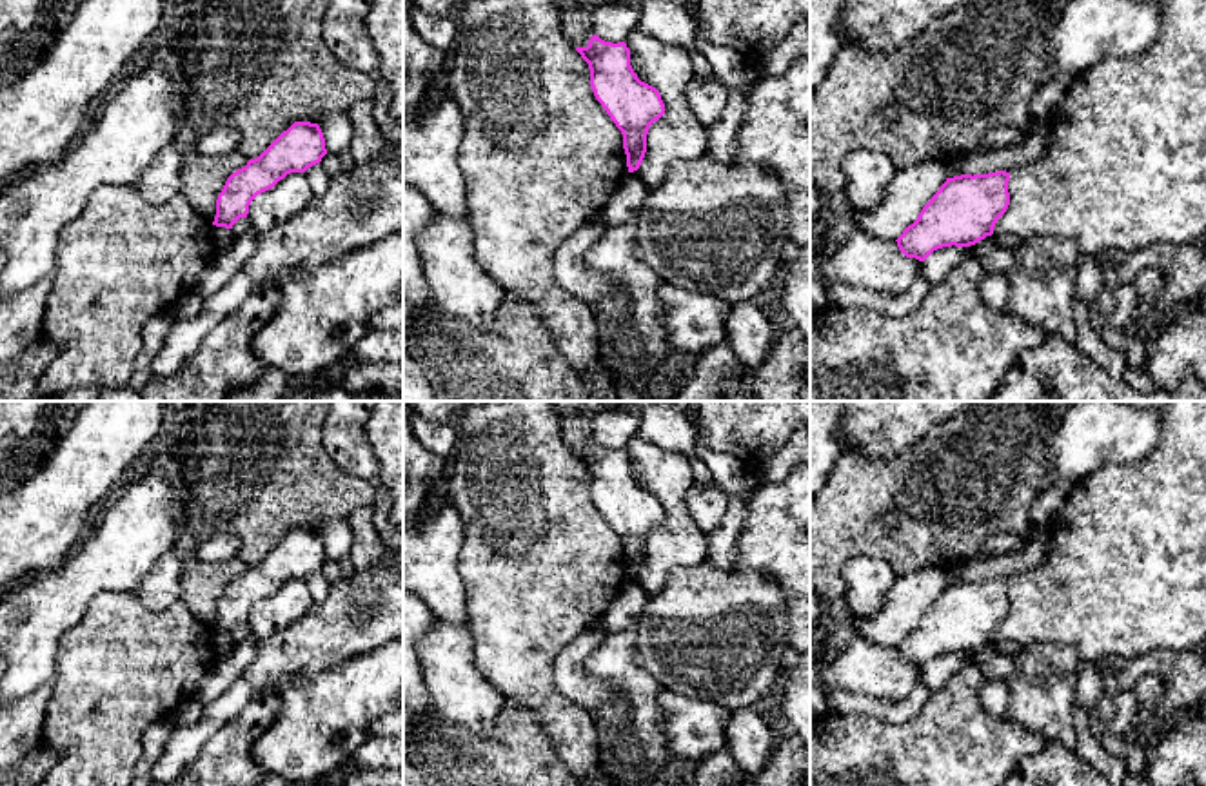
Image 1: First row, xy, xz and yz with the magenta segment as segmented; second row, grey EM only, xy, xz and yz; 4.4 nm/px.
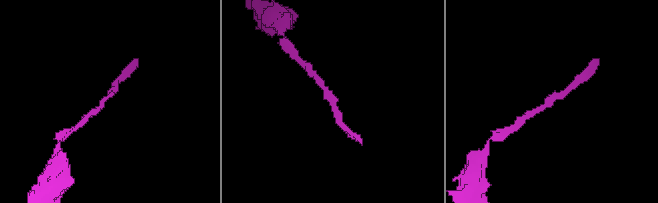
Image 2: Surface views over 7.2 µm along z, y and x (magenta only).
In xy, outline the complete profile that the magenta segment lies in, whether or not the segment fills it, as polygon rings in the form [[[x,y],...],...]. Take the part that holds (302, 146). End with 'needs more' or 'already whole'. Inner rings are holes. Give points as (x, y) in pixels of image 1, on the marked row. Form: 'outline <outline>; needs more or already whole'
outline [[[294,122],[283,131],[258,158],[249,160],[245,167],[232,172],[216,200],[216,216],[213,225],[232,229],[240,218],[247,218],[251,201],[272,189],[291,172],[305,172],[321,162],[327,154],[325,138],[318,123]]]; already whole

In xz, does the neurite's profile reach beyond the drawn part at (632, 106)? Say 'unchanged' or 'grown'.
unchanged

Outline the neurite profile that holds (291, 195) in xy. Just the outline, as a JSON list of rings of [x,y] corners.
[[[291,172],[249,205],[249,225],[267,232],[303,211],[314,200],[305,172]]]

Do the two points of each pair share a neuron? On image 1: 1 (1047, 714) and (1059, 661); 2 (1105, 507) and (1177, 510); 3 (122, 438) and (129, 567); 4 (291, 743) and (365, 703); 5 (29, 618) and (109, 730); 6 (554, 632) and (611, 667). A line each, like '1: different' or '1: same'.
1: same
2: same
3: different
4: same
5: different
6: different

